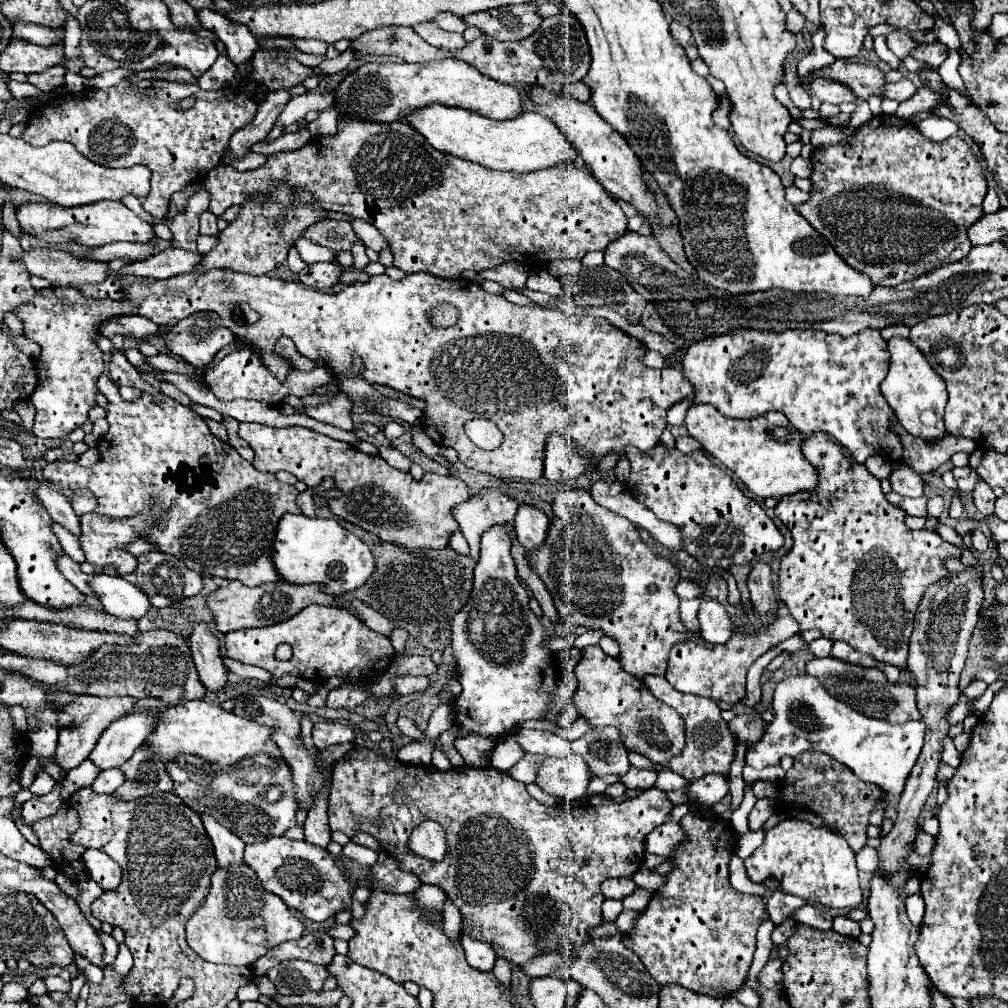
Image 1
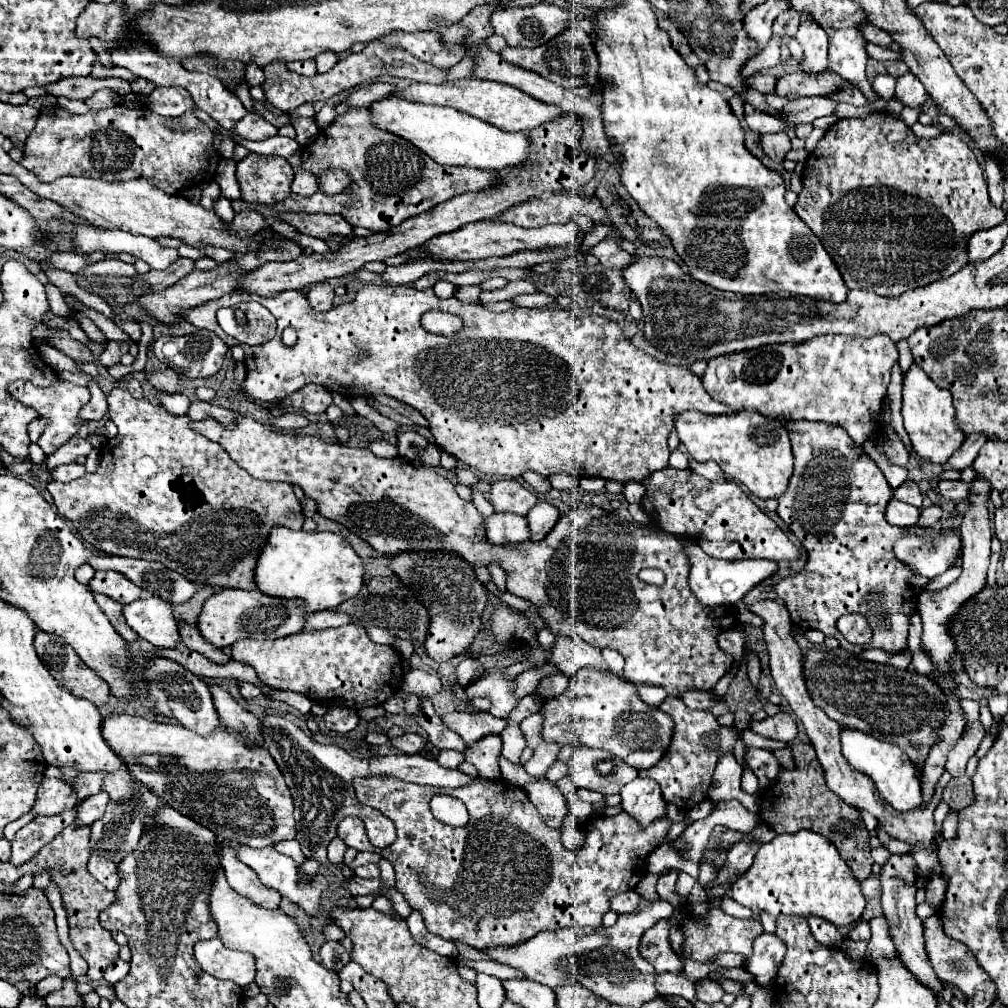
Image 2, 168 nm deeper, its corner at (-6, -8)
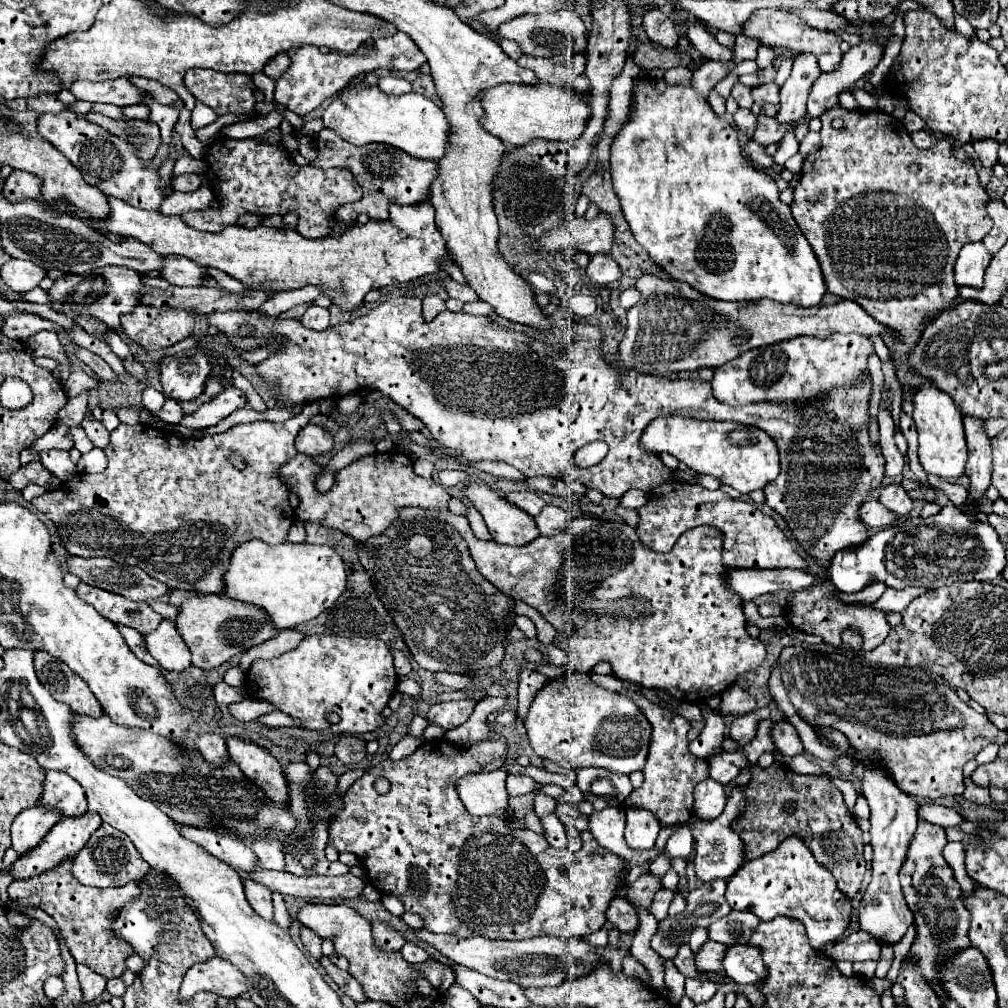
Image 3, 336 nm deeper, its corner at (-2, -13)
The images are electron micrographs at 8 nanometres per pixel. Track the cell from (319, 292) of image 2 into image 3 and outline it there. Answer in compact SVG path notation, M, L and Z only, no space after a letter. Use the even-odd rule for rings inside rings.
M311 305L305 315L301 317L301 323L313 331L325 331L329 329L329 309L323 309L323 307L317 307L317 305Z

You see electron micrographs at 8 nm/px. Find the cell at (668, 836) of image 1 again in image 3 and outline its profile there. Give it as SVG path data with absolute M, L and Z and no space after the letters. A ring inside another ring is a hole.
M711 779L699 783L699 785L695 787L695 807L699 807L697 815L699 815L701 819L715 819L715 817L725 809L725 793L723 793L723 785L719 785L719 783L711 781Z

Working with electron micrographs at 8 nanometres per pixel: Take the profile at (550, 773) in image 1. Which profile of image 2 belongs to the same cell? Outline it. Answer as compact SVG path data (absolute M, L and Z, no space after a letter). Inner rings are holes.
M549 780L531 782L525 784L523 790L527 792L529 800L533 802L533 806L539 810L539 814L551 828L563 826L563 820L567 816L567 796L559 790L555 782Z

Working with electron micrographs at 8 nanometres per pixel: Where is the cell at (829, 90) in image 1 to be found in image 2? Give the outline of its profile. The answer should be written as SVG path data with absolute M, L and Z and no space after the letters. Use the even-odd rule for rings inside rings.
M805 96L805 98L791 100L781 110L781 114L789 122L807 124L807 122L813 122L815 118L819 118L819 116L835 114L835 106L837 106L837 102L829 96Z

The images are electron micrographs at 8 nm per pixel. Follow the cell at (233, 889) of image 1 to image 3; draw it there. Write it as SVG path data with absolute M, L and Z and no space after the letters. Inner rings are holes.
M213 957L207 963L199 963L185 973L181 985L181 999L189 999L199 991L211 991L219 997L235 999L247 991L245 977L235 965Z

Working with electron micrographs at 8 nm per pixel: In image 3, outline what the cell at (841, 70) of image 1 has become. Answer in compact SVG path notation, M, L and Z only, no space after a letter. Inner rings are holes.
M765 83L759 85L751 91L753 95L753 107L751 113L753 115L769 115L773 117L775 111L779 109L779 87L775 83Z

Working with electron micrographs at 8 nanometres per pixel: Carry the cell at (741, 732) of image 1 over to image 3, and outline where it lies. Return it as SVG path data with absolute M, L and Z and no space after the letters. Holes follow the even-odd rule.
M779 721L775 723L773 727L773 741L779 749L779 753L787 755L787 757L795 757L795 755L801 755L805 749L803 749L803 743L795 731L795 727L787 721Z

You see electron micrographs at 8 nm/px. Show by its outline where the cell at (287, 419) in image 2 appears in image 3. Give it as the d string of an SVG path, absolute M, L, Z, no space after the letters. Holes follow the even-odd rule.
M307 403L299 415L283 423L255 421L235 425L225 433L201 439L181 439L175 433L153 427L147 431L147 427L141 423L121 423L111 433L111 441L105 447L109 465L103 473L77 473L75 479L63 483L55 491L35 497L31 503L39 513L55 523L61 545L69 555L109 557L125 565L141 567L147 575L171 589L219 595L223 593L223 573L227 571L231 551L237 545L251 539L277 545L287 539L287 531L295 521L295 513L289 505L289 489L279 479L279 469L287 463L287 459L297 455L293 441L313 415L315 403ZM233 451L243 459L249 455L245 469L231 467L227 457Z

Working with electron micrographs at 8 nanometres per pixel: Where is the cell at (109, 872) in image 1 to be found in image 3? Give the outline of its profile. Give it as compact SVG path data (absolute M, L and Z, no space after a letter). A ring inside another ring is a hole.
M103 823L87 841L87 845L75 855L71 875L89 887L119 887L129 881L139 881L149 873L149 863L143 861L139 851L135 851L135 845L123 835L121 831L115 831L115 827Z

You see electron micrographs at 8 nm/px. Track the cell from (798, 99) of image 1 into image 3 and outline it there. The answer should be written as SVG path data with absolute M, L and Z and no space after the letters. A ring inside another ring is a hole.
M737 83L737 85L731 89L731 97L739 103L741 109L751 109L751 105L753 105L749 87L745 87L745 85L741 85L741 83Z

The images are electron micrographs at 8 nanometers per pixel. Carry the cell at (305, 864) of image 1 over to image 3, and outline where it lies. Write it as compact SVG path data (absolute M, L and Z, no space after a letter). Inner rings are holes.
M179 825L179 827L185 839L195 841L197 845L205 847L205 851L209 851L219 861L231 865L233 869L253 871L255 867L259 867L255 853L243 841L229 835L219 835L211 829L199 829L199 827L189 827L189 825Z

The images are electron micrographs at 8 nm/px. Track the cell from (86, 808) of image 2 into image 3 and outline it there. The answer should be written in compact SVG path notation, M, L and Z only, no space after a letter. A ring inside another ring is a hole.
M87 811L87 813L85 813L83 817L79 817L79 819L63 819L63 821L59 821L59 823L45 835L43 843L41 843L39 847L35 847L35 851L31 851L31 853L19 857L13 865L5 867L3 871L9 873L13 879L31 879L31 877L37 877L37 875L49 871L49 869L53 869L57 863L63 863L65 859L75 857L75 855L81 851L81 847L87 843L87 839L91 837L91 833L99 829L99 825L101 825L99 815L95 815L95 813L91 813L91 811Z

